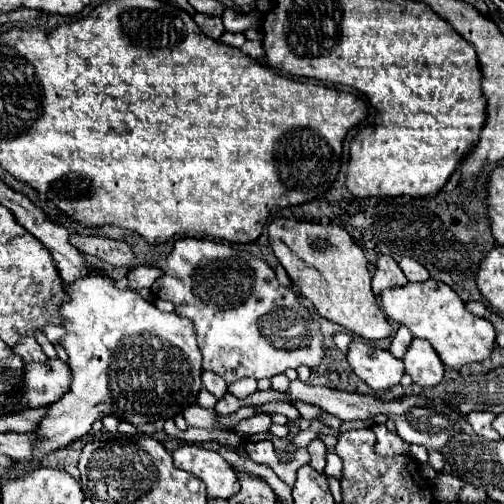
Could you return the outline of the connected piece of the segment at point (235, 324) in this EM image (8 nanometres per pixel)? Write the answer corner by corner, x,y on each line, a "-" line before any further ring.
181,238
175,242
173,252
155,264
165,274
155,280
151,292
161,300
173,302
177,314
195,322
197,342
203,352
203,370
211,370
227,384
233,384
245,376
255,380
273,378
275,374
281,374
287,368
297,368
299,364
309,368
319,366
323,358
323,336
317,322
311,318
307,308
297,304
297,292
283,288
275,278
275,272
261,258
221,242

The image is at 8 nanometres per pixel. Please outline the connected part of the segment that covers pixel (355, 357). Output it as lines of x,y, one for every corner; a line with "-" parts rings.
353,340
347,350
347,362
351,370
373,390
387,390
399,384
405,374
403,362
397,360
391,352
381,348
371,348
361,340

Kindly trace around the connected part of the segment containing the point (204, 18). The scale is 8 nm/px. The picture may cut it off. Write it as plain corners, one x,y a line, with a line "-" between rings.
195,14
195,22
197,26
211,38
219,38
225,28
223,28
223,20
221,16
207,16
207,14

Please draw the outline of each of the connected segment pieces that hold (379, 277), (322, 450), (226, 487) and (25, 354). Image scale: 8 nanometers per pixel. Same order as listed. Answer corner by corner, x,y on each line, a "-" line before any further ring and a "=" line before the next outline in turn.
379,256
375,264
375,274
373,274
373,294
379,298
383,290
387,288
399,288
407,284
405,274
401,274
399,264
391,256
=
315,440
315,442
311,442
311,446
307,448
309,450
309,454
311,454
311,466
317,470
317,472
323,472
323,468
325,468
325,458
327,458
327,448
325,448
325,444
321,442
321,440
=
185,444
173,452
173,462
177,468
203,480
209,498
229,500
239,492
239,478
233,466
215,450
205,450
197,444
=
27,336
27,338
21,338
13,350
23,358
23,362
45,362
47,356
43,354
41,346
37,344
37,340
33,336

